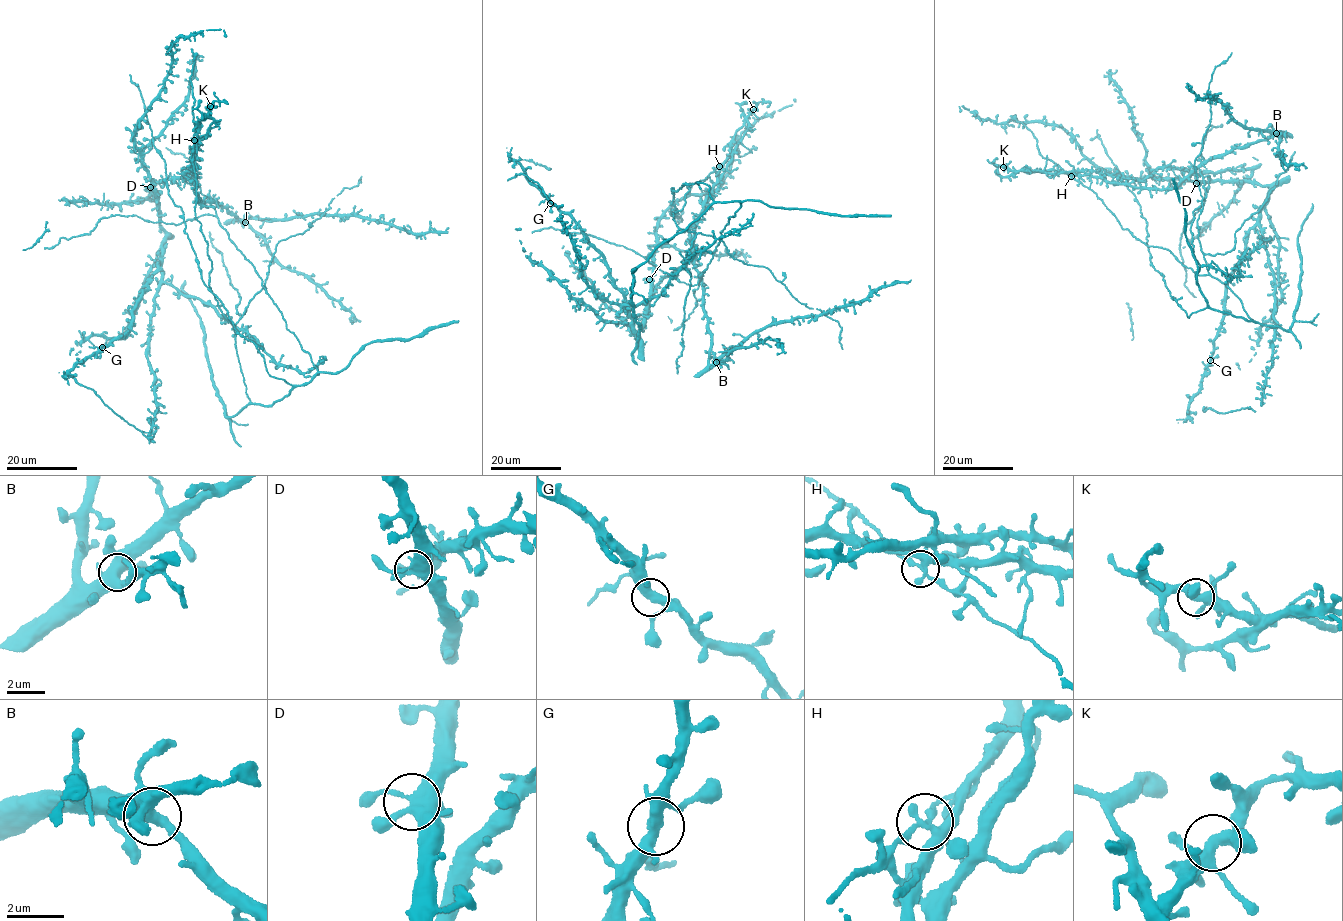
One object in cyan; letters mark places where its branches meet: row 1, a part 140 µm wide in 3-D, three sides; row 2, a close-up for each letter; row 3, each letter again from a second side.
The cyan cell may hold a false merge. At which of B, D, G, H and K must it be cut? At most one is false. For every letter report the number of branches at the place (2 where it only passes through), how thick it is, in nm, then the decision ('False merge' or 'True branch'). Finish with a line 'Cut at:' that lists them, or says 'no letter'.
B: Branches: 5. Thickness 460 nm. True branch
D: Branches: 5. Thickness 420 nm. True branch
G: Branches: 4. Thickness 380 nm. True branch
H: Branches: 5. Thickness 340 nm. True branch
K: Branches: 5. Thickness 380 nm. True branch
Cut at: no letter

